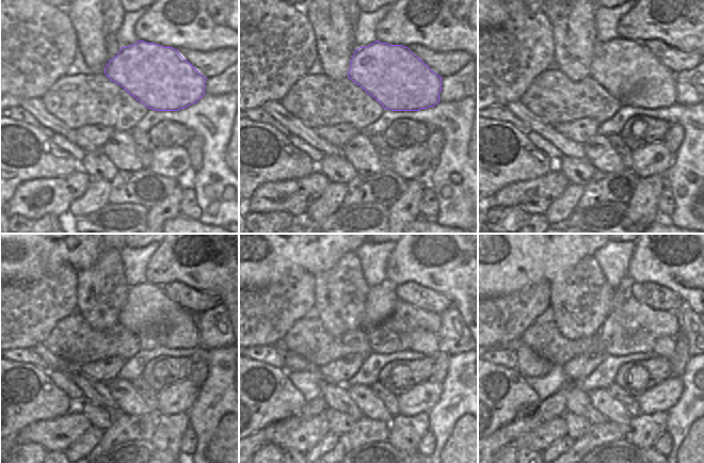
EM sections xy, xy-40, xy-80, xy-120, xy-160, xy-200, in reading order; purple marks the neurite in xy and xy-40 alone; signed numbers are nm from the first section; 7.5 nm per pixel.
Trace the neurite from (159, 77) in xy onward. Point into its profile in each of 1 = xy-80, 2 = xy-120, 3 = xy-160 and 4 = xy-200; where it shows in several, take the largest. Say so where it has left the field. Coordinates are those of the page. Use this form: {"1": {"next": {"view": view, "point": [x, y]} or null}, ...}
{"1": {"next": {"view": "xy-80", "point": [626, 69]}}, "2": {"next": {"view": "xy-120", "point": [147, 305]}}, "3": {"next": {"view": "xy-160", "point": [381, 301]}}, "4": {"next": {"view": "xy-200", "point": [664, 347]}}}

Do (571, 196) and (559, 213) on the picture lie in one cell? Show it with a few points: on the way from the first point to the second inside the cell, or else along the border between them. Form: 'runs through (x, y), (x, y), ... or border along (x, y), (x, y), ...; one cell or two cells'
runs through (569, 201), (561, 209); one cell

